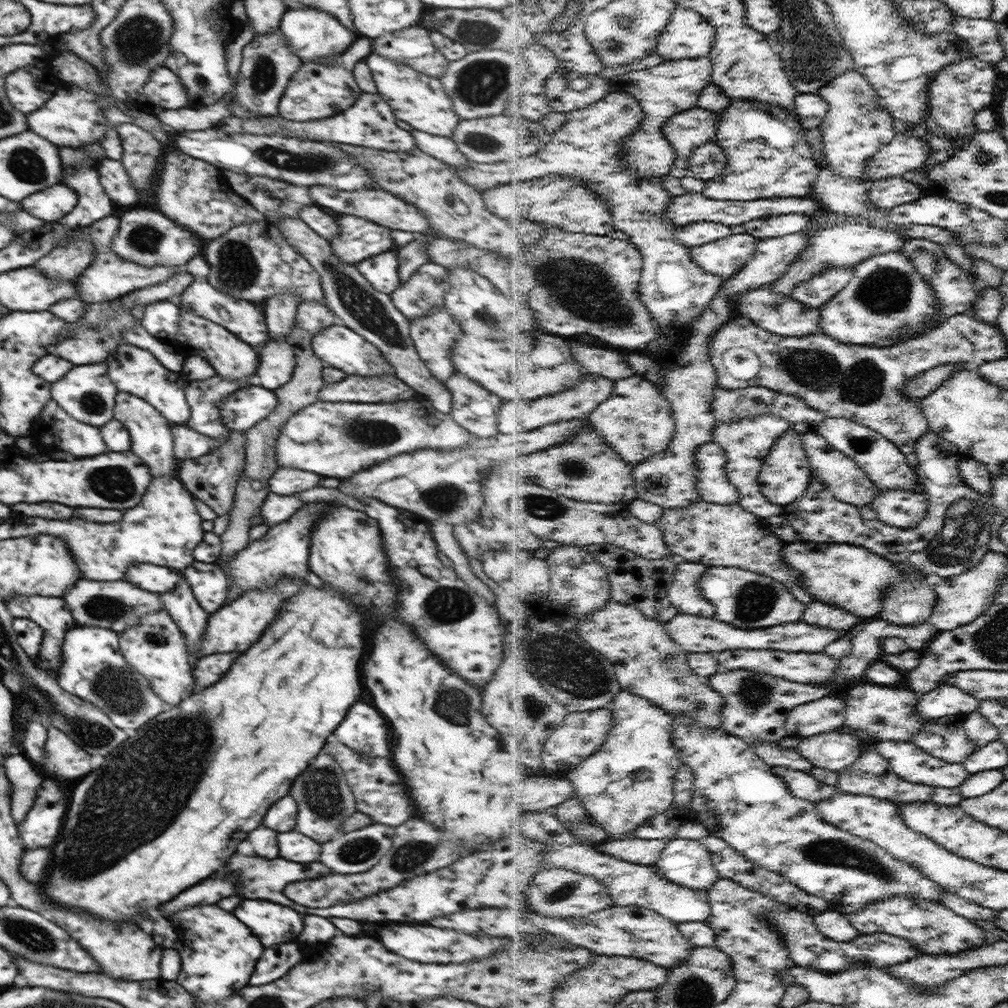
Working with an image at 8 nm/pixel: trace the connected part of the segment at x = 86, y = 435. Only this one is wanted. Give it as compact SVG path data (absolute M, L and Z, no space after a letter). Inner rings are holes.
M52 398L50 402L47 402L42 414L36 418L28 435L37 445L42 442L45 447L44 451L48 453L54 451L67 452L76 456L76 459L96 457L109 451L102 438L101 429L78 422L61 406L58 406L58 403Z

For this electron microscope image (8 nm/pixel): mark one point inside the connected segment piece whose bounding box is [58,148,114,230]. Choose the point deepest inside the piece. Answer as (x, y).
(94, 204)

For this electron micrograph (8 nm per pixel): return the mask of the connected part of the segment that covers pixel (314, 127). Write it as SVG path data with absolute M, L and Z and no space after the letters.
M378 93L362 94L350 108L343 110L342 113L336 114L332 118L309 123L286 120L279 115L274 115L274 118L262 118L260 122L240 120L240 118L230 116L224 118L215 128L230 134L241 132L242 134L282 135L283 137L318 140L318 142L325 143L338 142L352 146L366 146L366 148L389 150L390 152L408 152L417 148L412 133L396 125L396 118L394 118L391 106Z

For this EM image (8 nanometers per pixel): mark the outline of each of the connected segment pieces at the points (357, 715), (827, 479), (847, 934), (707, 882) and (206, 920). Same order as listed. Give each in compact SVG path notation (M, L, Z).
M356 702L333 734L360 754L374 754L375 757L390 754L390 726L378 710L368 704Z
M820 433L803 434L805 445L809 450L810 462L812 462L813 478L824 482L824 488L832 491L836 498L854 504L858 507L872 506L878 497L879 487L870 480L870 476L864 472L862 466L855 462L844 451L838 450L828 442Z
M832 908L815 915L815 919L820 930L828 938L838 940L838 942L852 942L852 940L856 940L862 934L860 929L855 927L851 916Z
M672 839L658 865L672 882L694 890L713 888L721 880L712 851L703 840Z
M198 906L172 914L178 940L174 948L181 959L181 972L177 978L183 986L202 1003L226 1001L235 992L249 985L256 964L264 953L260 940L230 912L218 906Z

